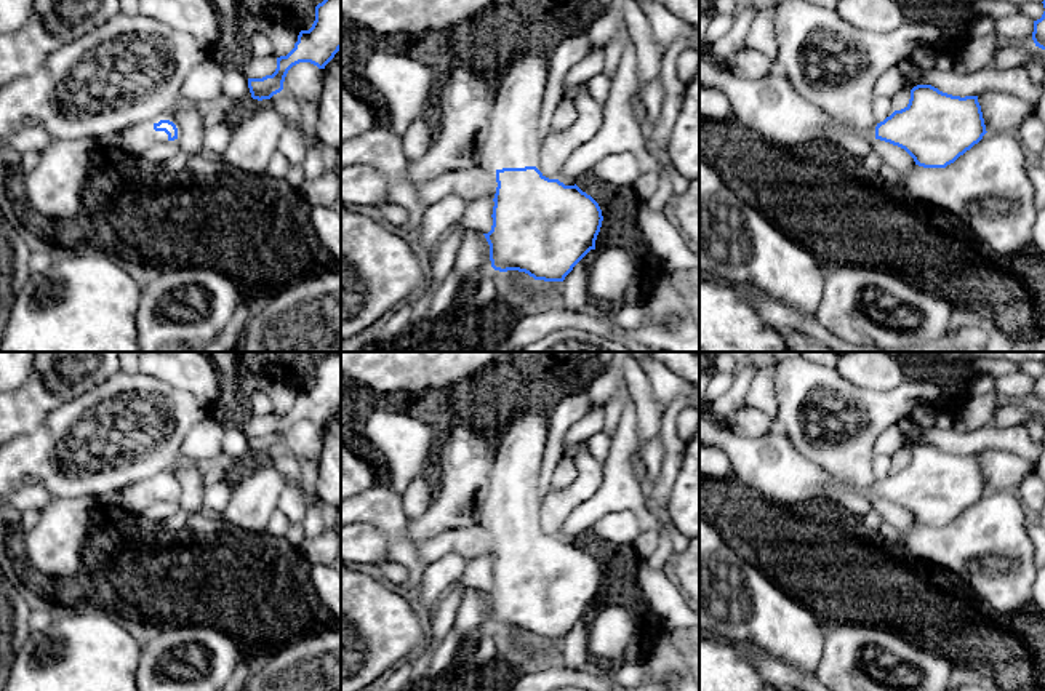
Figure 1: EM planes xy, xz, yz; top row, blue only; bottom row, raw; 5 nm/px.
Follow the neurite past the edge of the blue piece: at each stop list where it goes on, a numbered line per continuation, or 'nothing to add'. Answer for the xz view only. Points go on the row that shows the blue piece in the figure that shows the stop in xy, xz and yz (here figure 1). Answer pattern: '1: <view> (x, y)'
1: xz (514, 138)

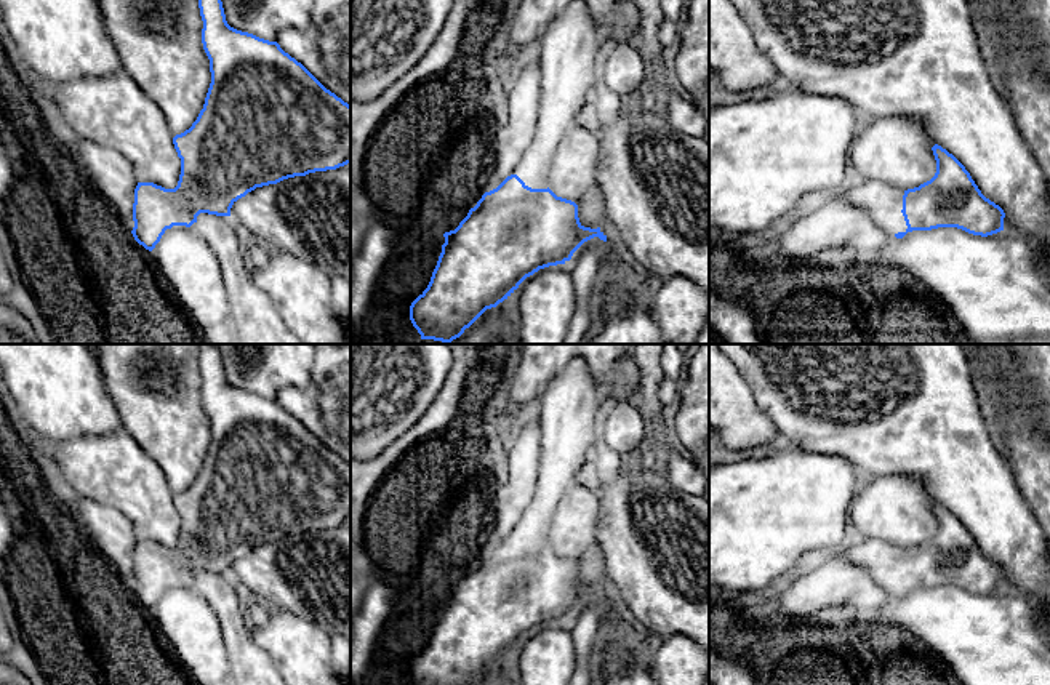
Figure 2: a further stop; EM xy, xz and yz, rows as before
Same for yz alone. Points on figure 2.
1: yz (884, 204)

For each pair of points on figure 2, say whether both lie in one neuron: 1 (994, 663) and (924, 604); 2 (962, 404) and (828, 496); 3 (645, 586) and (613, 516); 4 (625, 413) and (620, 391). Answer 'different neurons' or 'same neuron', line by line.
1: same neuron
2: different neurons
3: same neuron
4: different neurons

